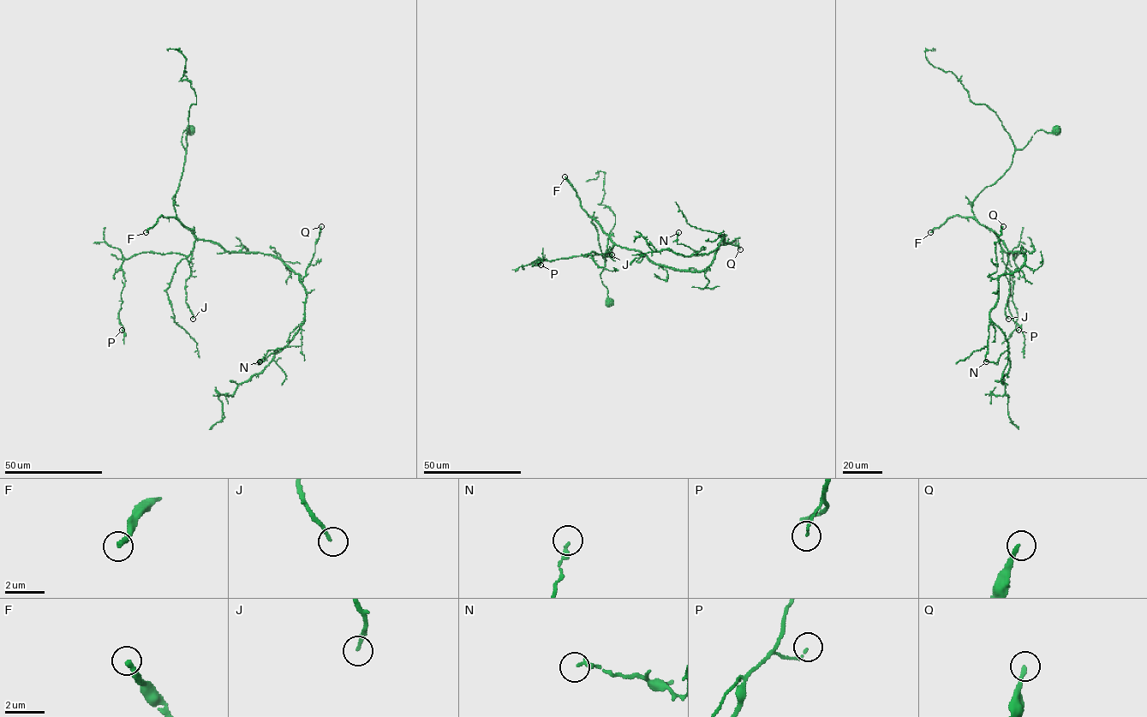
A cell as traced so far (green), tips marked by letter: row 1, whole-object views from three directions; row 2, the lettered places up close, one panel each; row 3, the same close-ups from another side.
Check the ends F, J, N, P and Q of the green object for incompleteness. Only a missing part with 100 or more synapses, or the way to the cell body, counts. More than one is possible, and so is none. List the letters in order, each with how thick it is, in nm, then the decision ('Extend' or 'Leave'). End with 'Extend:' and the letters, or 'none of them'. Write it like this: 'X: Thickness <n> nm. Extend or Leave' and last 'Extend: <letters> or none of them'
F: Thickness 260 nm. Extend
J: Thickness 160 nm. Leave
N: Thickness 240 nm. Leave
P: Thickness 110 nm. Leave
Q: Thickness 180 nm. Leave
Extend: F

